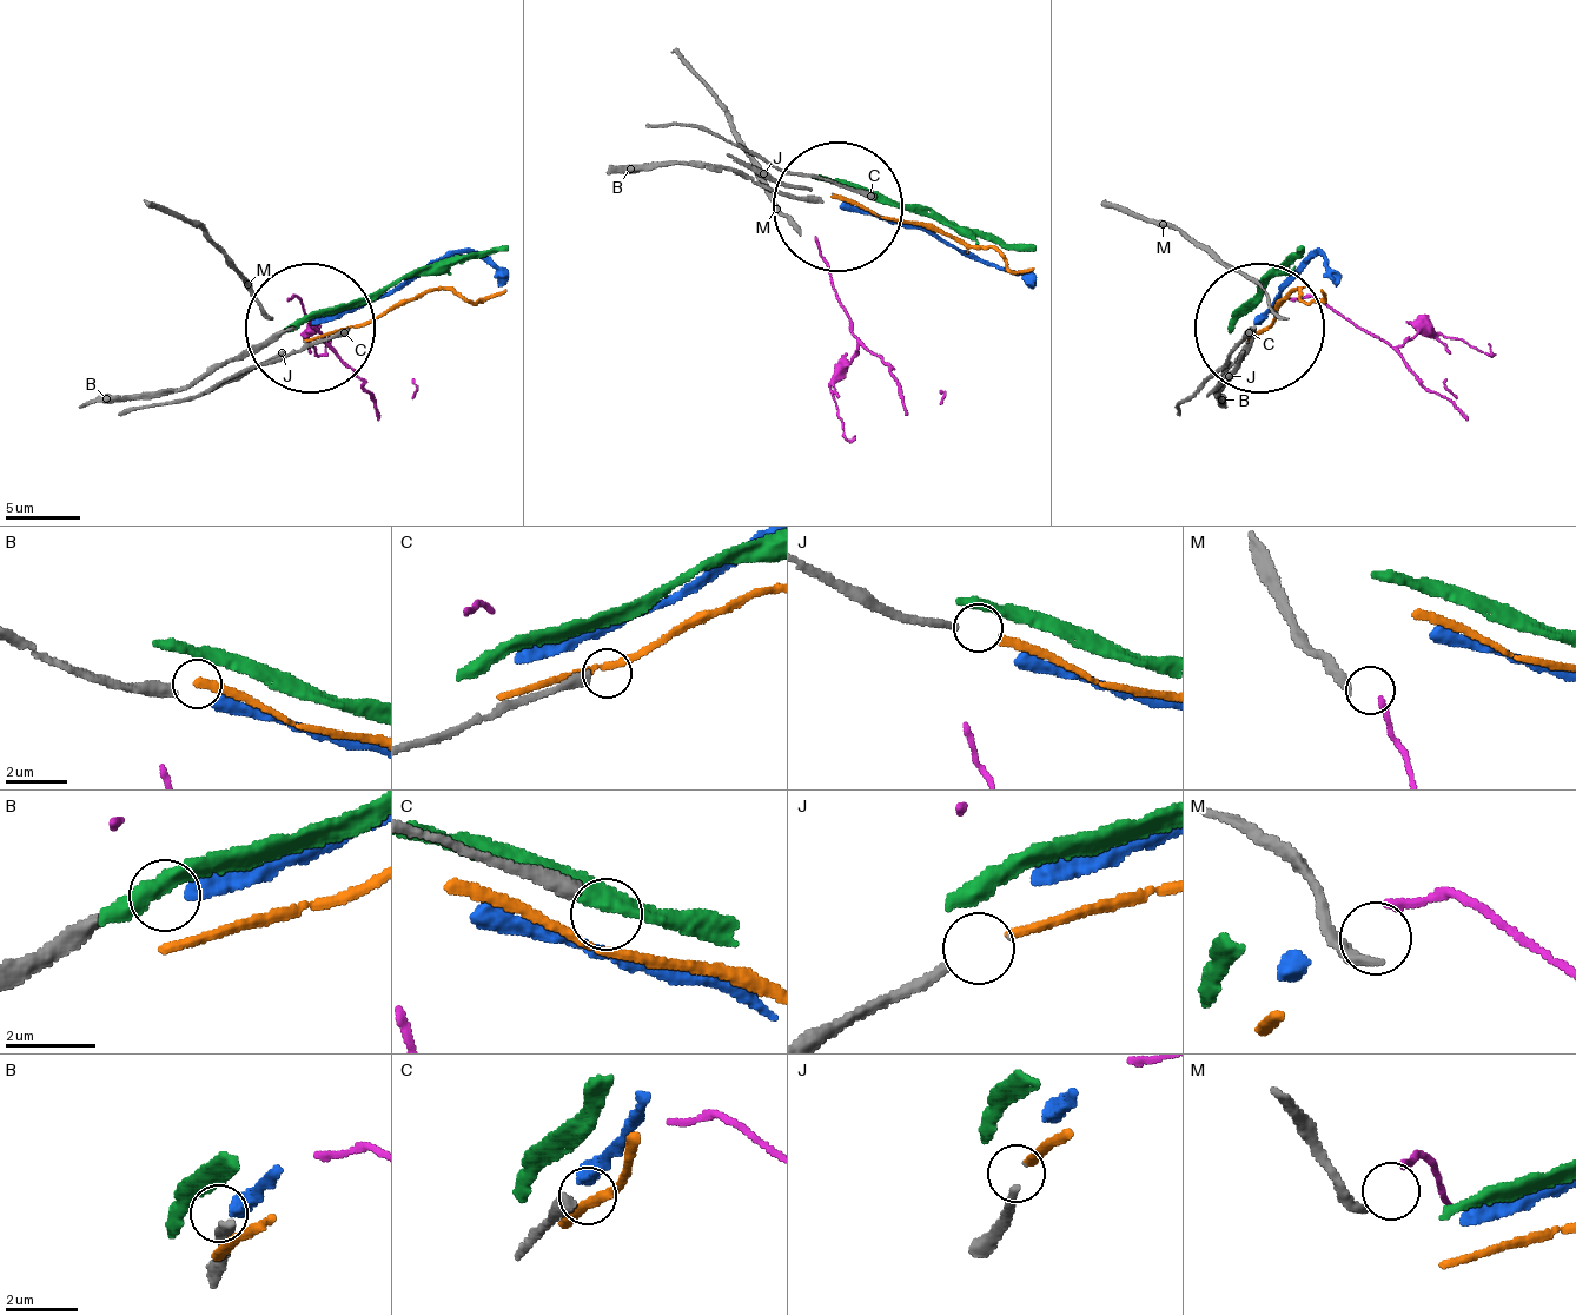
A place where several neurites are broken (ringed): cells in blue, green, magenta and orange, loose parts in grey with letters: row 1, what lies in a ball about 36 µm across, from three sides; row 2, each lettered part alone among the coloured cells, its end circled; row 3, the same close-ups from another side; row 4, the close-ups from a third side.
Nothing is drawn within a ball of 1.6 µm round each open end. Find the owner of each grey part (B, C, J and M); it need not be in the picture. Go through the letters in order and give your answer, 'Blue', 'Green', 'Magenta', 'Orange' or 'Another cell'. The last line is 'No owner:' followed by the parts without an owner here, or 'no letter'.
B: Blue
C: Another cell
J: Orange
M: Another cell
No owner: C, M

